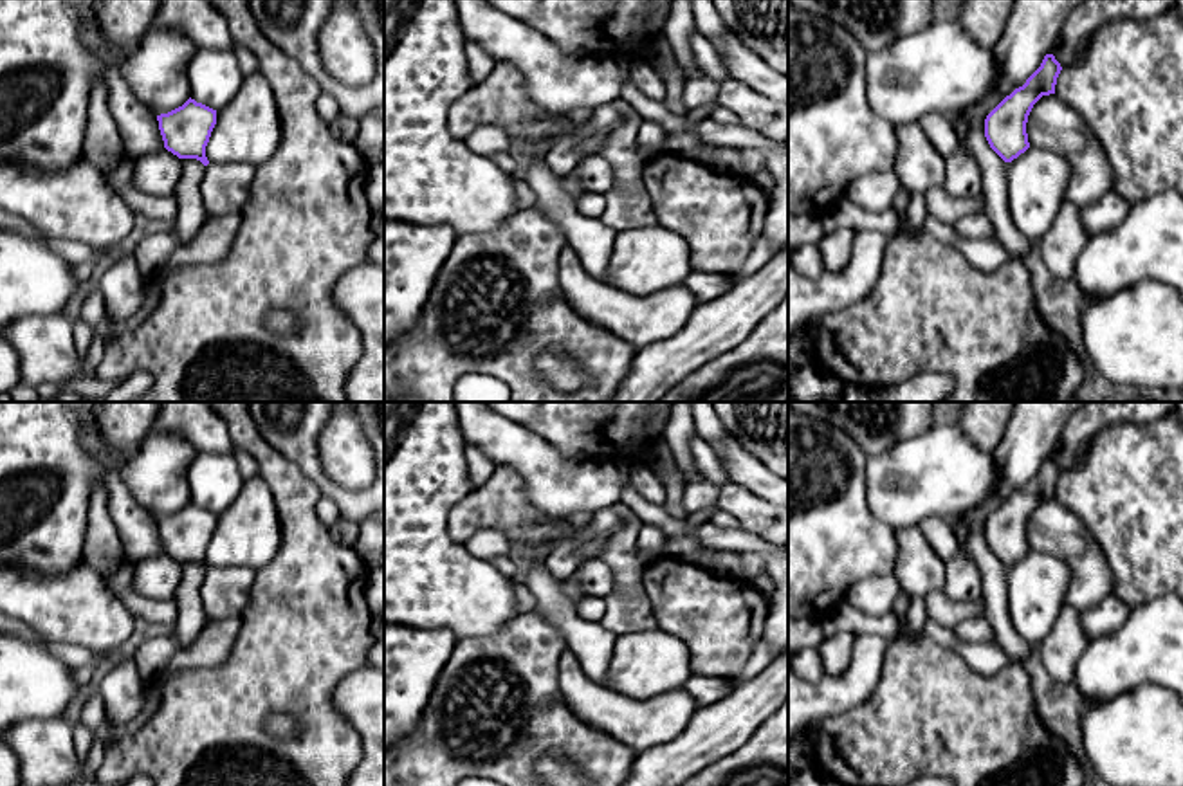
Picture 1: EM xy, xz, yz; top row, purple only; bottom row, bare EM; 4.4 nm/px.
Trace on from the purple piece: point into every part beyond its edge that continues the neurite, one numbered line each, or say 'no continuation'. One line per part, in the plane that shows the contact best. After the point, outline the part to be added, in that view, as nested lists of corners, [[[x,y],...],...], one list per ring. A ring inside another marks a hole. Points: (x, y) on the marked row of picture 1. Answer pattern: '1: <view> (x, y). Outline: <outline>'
no continuation

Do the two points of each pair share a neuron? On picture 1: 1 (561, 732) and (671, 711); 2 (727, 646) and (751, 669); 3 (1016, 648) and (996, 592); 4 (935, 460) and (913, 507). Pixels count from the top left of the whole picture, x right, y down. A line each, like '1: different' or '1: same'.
1: different
2: different
3: same
4: same

